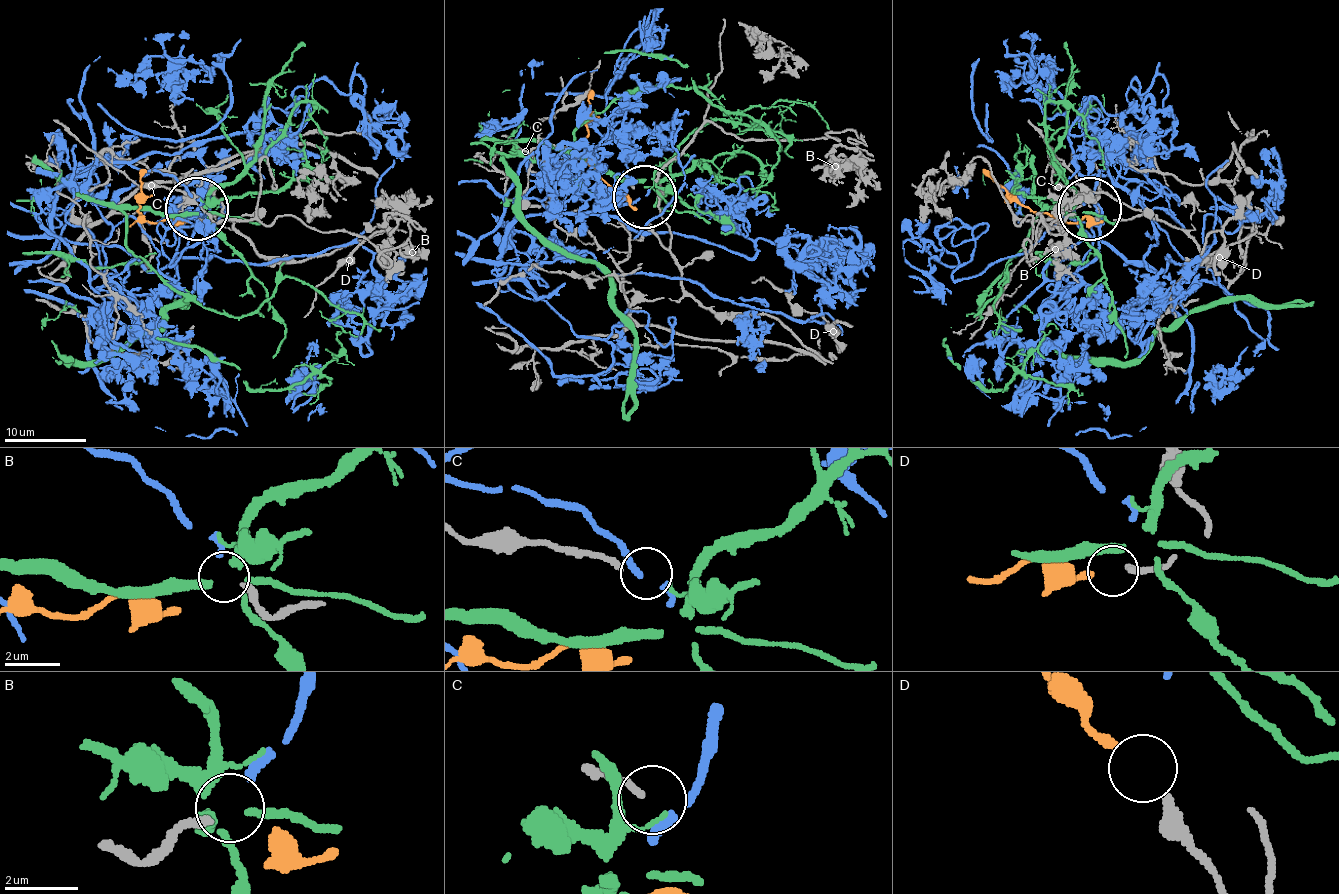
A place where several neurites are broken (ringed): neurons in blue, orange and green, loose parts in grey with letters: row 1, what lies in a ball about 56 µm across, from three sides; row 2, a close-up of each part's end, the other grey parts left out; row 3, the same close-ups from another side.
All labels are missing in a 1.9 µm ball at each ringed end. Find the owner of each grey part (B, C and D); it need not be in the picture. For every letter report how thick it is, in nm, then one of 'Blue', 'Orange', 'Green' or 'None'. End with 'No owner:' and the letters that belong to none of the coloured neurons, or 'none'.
B: Thickness 200 nm. Blue
C: Thickness 170 nm. None
D: Thickness 260 nm. Orange
No owner: C

